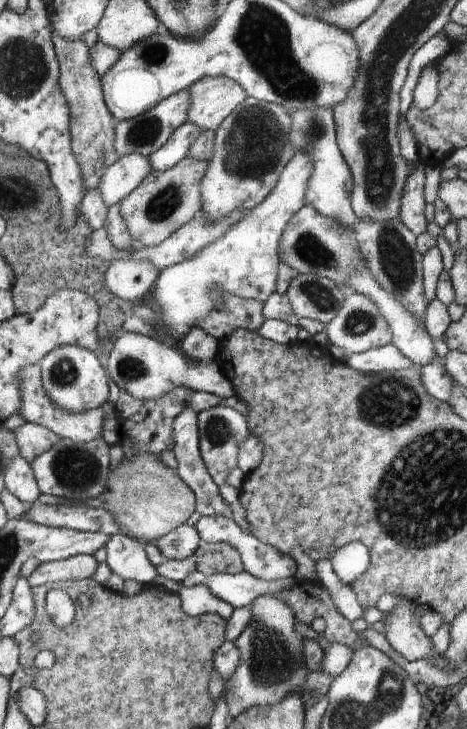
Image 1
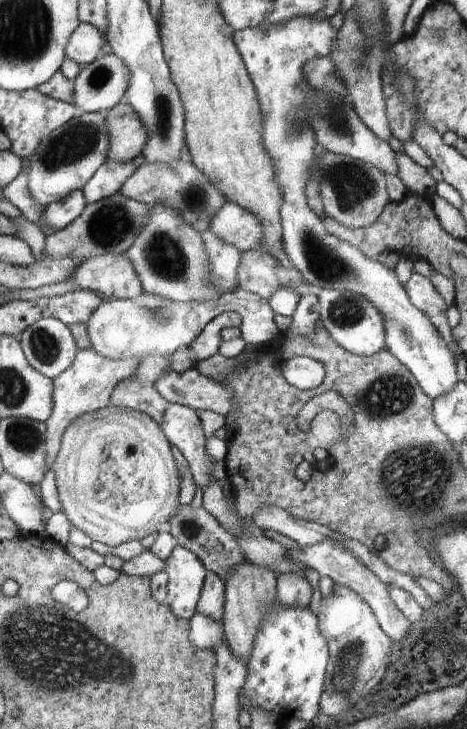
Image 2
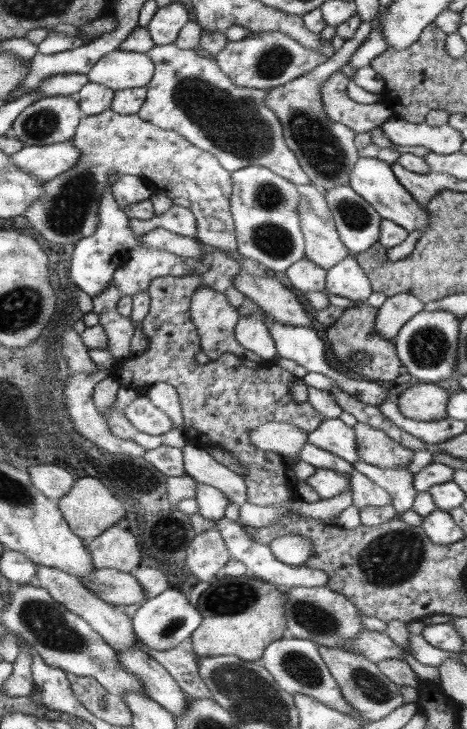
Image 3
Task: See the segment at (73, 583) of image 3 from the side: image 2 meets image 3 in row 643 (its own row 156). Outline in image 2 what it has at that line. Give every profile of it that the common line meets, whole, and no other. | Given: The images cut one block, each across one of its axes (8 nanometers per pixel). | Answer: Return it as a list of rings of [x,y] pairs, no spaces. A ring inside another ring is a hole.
[[[122,100],[103,113],[110,136],[108,160],[124,162],[142,154],[142,148],[148,142],[148,132],[130,103]]]

